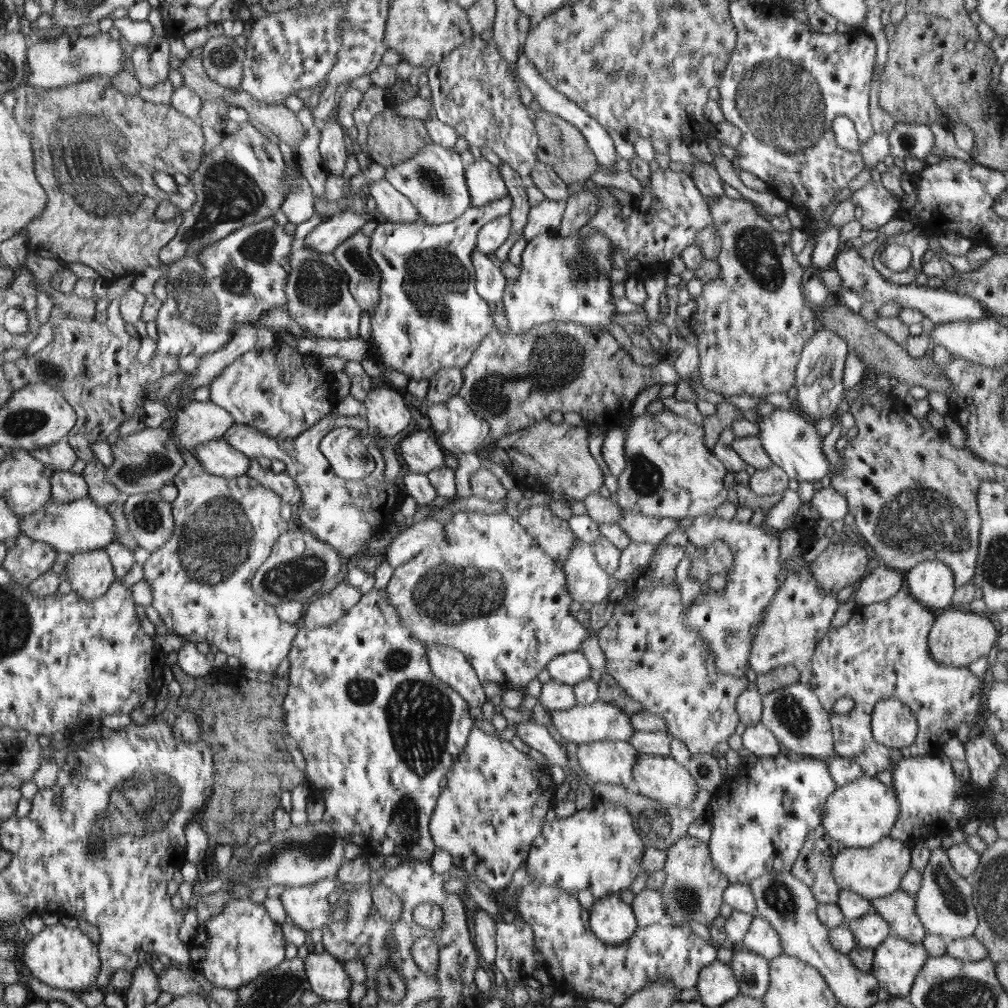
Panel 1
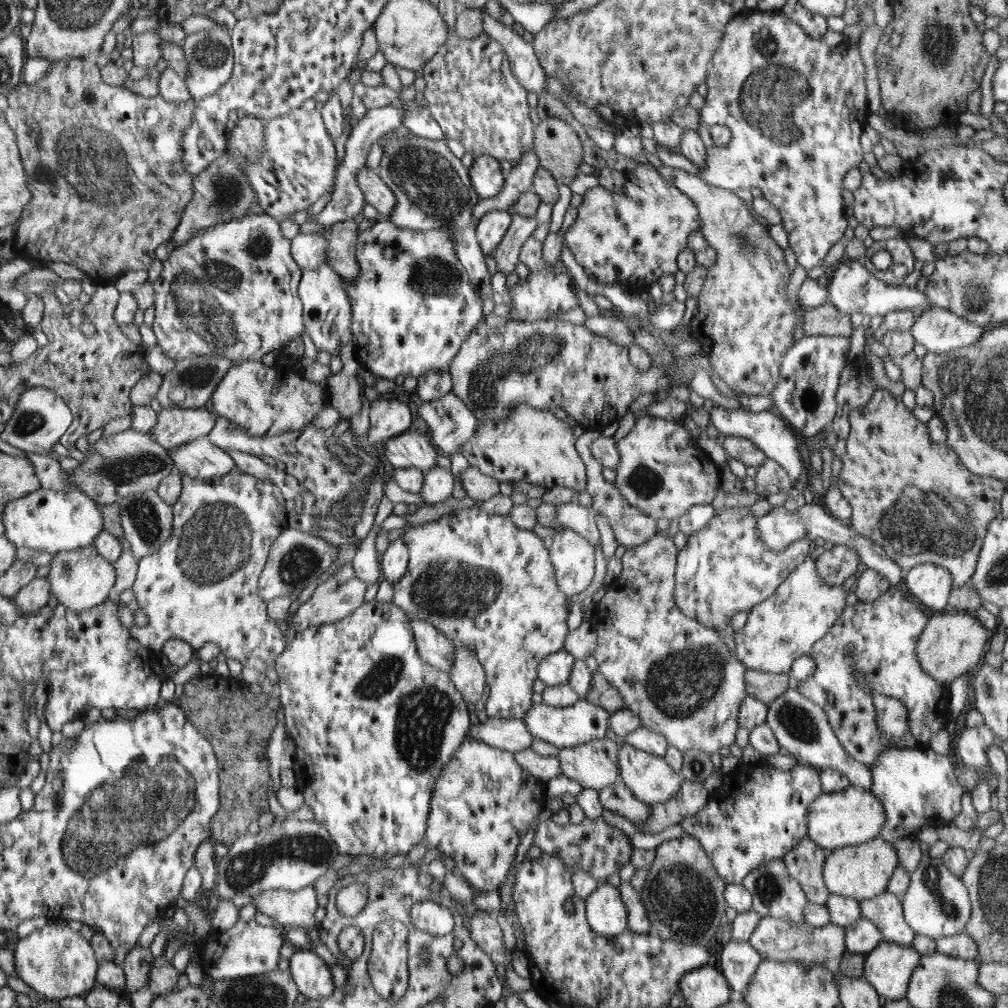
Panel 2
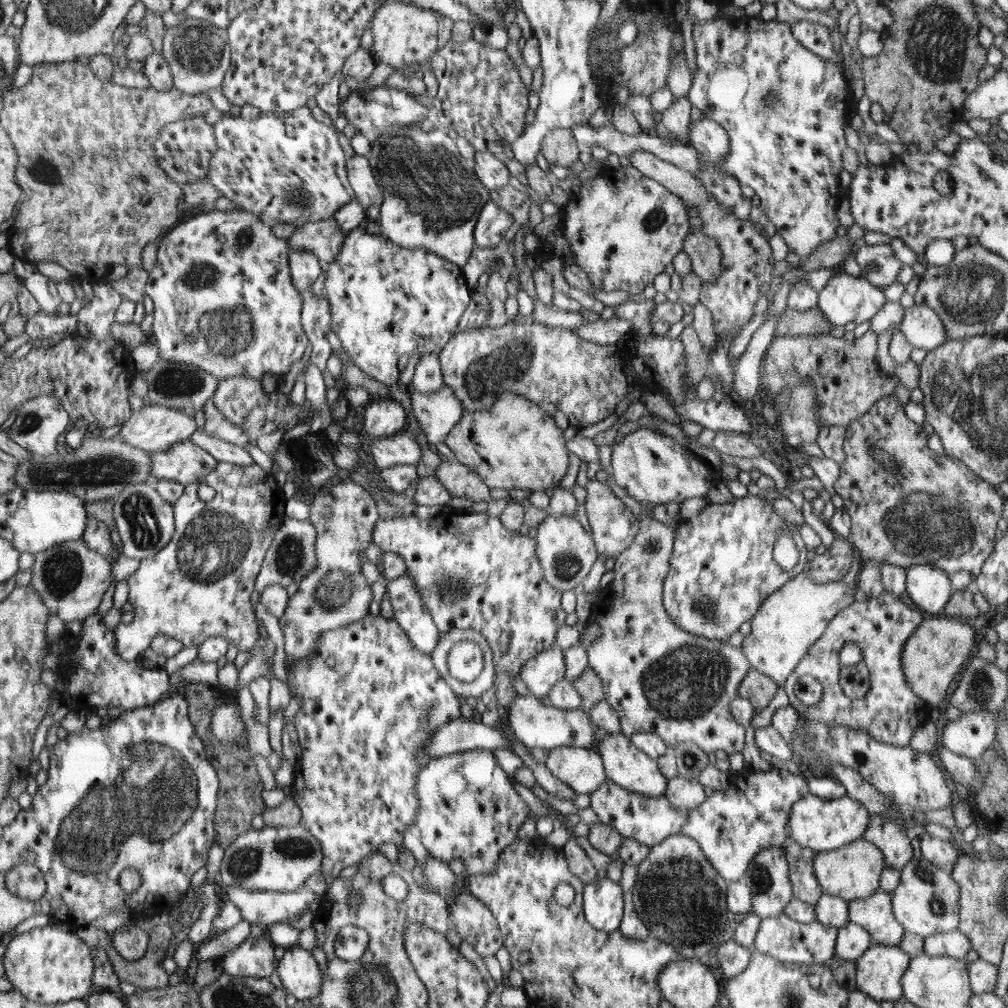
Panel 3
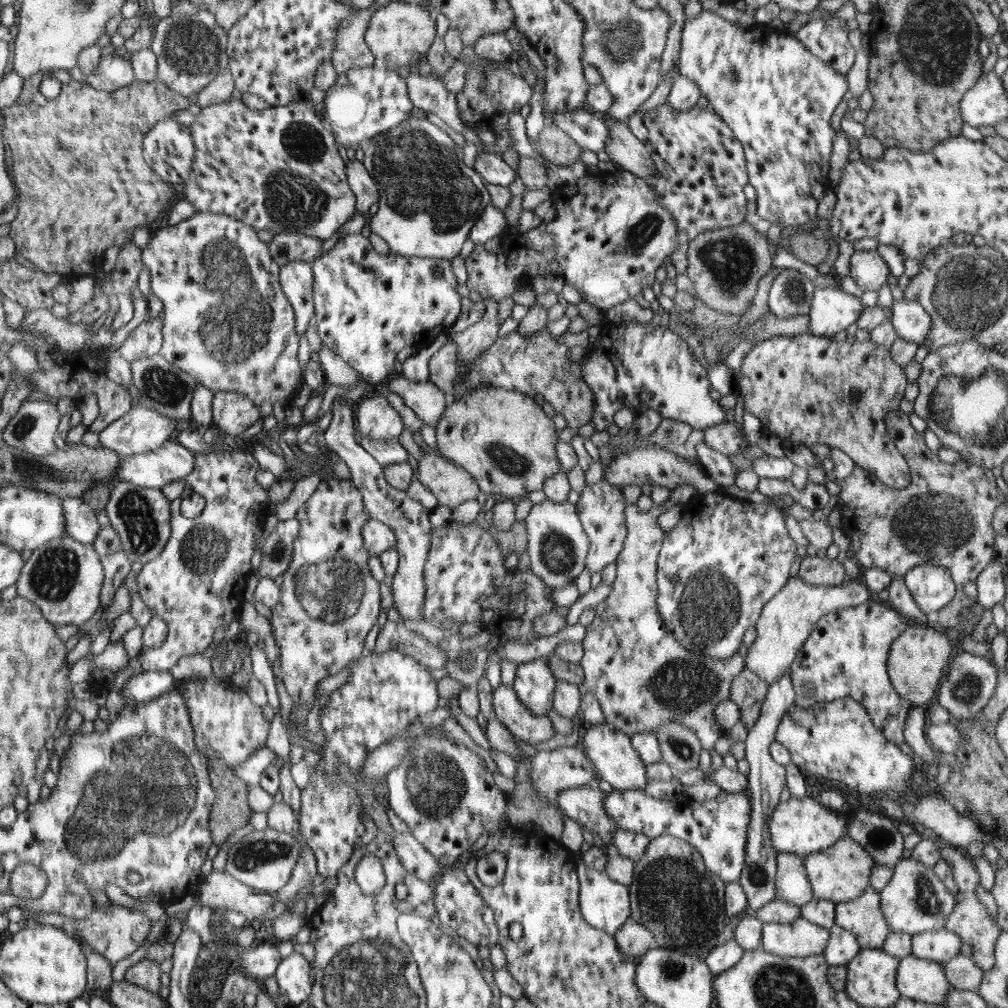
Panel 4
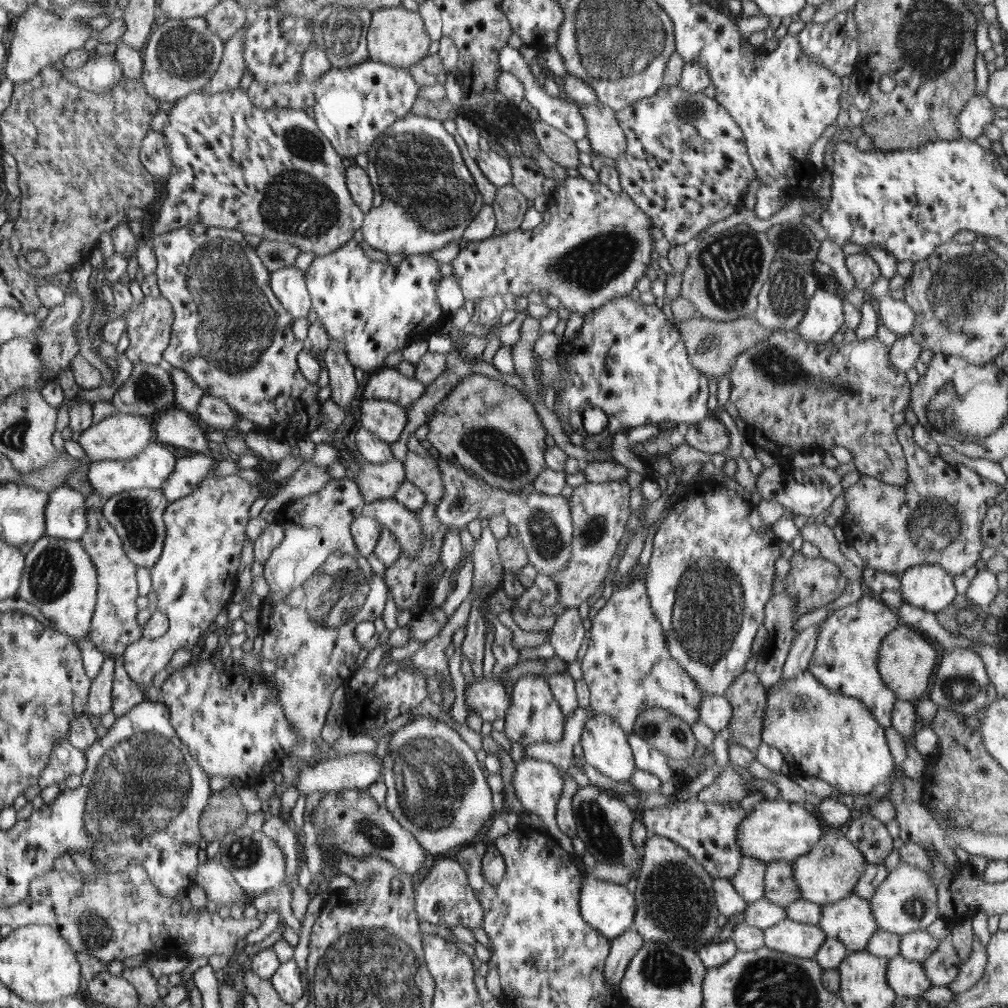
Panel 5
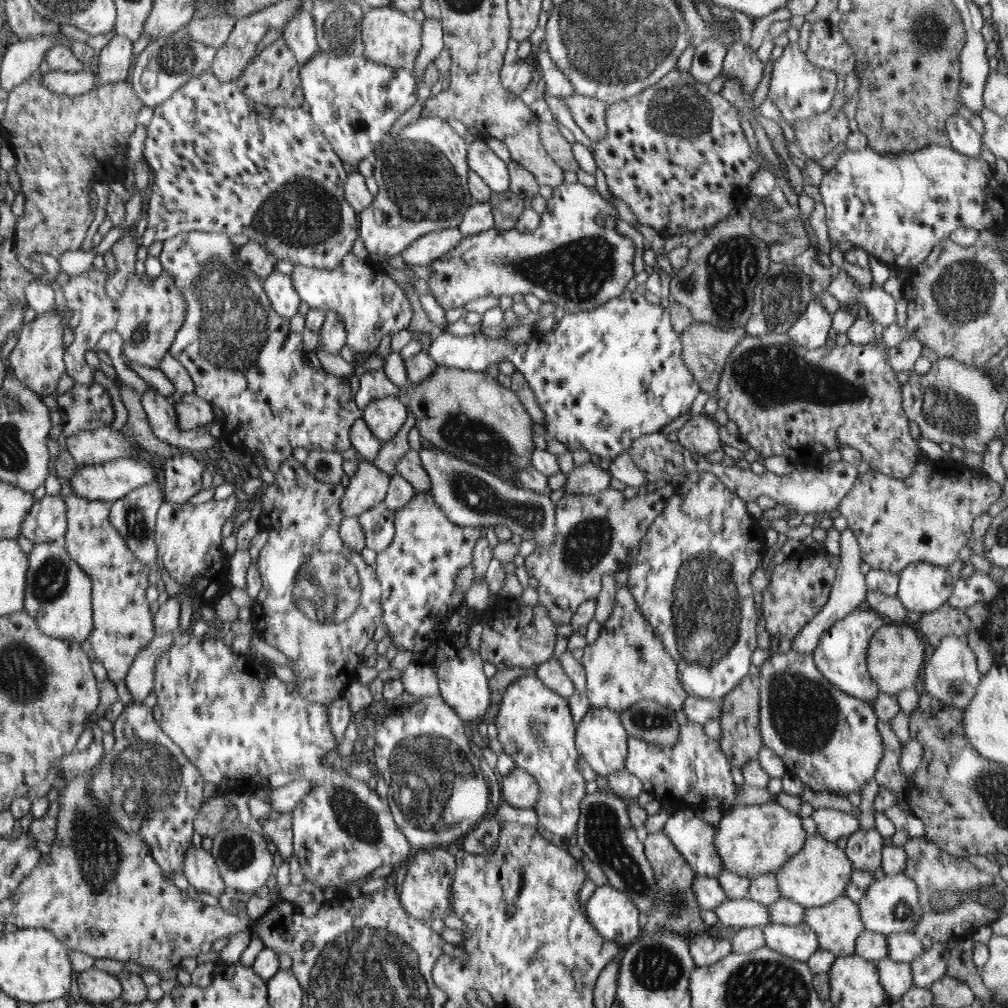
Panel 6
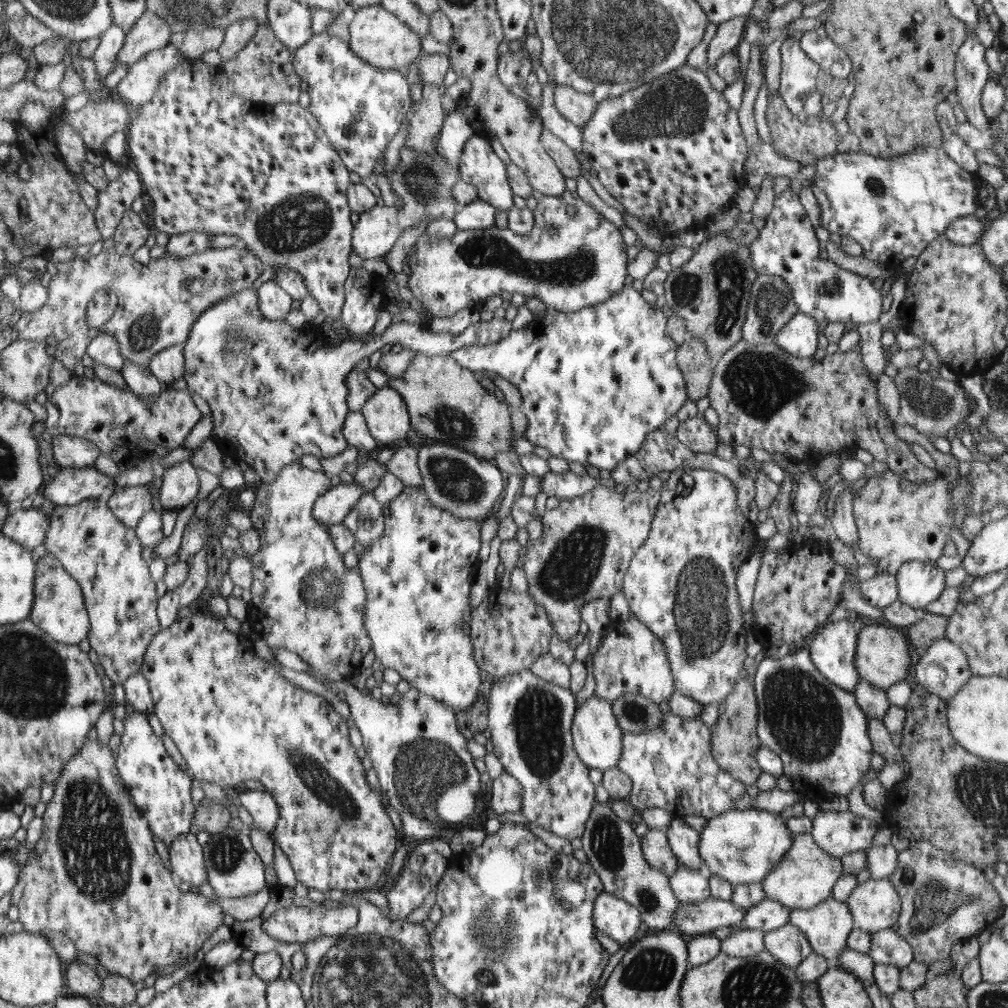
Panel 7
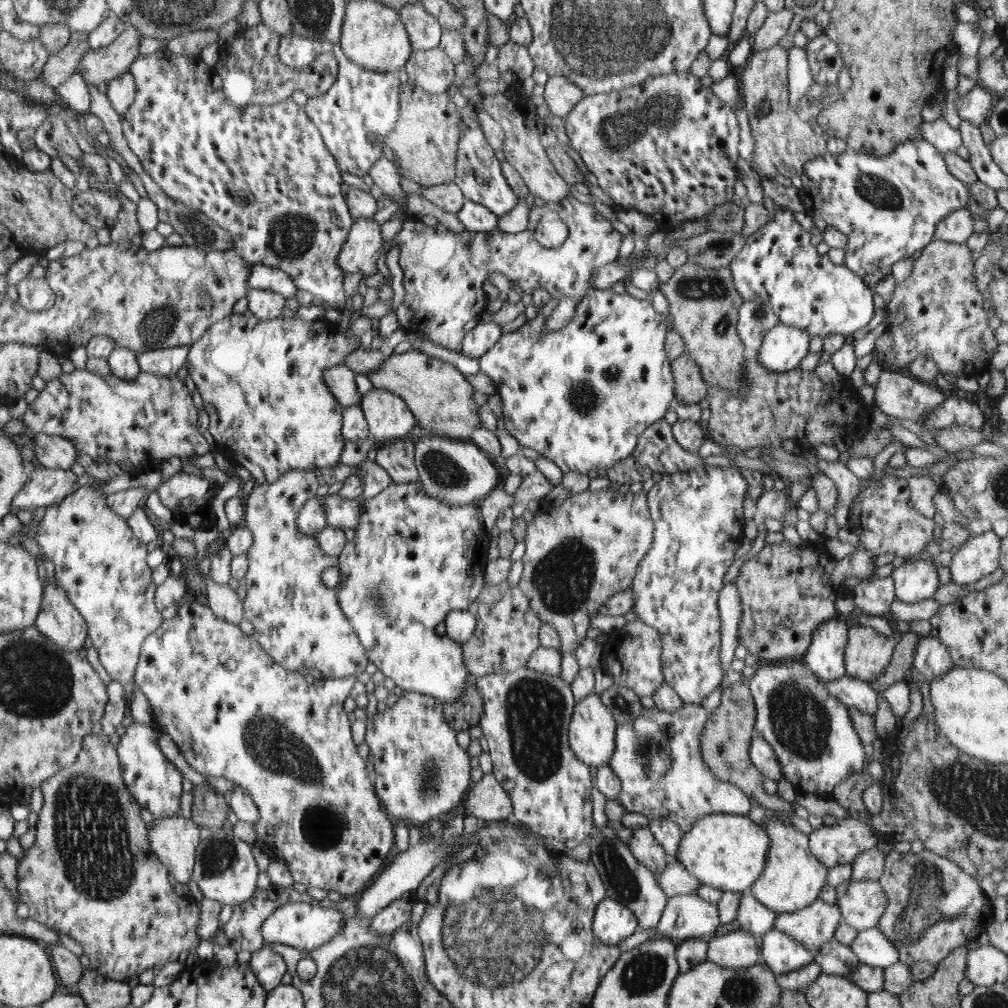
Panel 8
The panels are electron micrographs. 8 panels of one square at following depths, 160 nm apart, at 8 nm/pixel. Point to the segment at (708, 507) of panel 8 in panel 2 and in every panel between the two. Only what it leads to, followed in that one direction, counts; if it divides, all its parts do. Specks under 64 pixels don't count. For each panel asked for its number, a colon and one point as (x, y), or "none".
2: (724, 568)
3: (721, 569)
4: (730, 556)
5: (711, 572)
6: (691, 578)
7: (681, 584)

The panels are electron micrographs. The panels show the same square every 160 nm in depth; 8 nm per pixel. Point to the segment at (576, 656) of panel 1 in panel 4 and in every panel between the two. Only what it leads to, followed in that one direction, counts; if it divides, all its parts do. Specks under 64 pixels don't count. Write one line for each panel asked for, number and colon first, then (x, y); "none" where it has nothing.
2: (556, 669)
3: (540, 674)
4: (534, 683)

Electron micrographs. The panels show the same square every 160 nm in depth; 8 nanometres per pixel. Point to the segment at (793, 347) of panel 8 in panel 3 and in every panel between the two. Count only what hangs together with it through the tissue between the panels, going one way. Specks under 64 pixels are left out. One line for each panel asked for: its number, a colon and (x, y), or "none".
3: (846, 298)
4: (832, 309)
5: (824, 317)
6: (811, 330)
7: (799, 337)

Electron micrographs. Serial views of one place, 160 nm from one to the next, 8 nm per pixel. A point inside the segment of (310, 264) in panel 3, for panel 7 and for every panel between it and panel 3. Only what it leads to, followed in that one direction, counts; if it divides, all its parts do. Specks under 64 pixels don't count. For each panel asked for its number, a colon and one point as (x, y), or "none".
4: (296, 278)
5: (289, 284)
6: (285, 300)
7: (274, 301)

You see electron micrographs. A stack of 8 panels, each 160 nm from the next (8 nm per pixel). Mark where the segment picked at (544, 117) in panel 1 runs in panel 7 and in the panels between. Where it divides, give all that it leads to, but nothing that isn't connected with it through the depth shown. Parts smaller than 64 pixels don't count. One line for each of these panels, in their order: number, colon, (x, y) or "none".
2: (557, 146)
3: (559, 148)
4: (556, 146)
5: (561, 149)
6: (557, 147)
7: (564, 158)

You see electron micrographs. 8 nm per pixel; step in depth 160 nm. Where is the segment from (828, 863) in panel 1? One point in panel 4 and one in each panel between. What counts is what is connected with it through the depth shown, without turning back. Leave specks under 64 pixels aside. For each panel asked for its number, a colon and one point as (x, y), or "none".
2: (805, 862)
3: (800, 859)
4: (792, 883)

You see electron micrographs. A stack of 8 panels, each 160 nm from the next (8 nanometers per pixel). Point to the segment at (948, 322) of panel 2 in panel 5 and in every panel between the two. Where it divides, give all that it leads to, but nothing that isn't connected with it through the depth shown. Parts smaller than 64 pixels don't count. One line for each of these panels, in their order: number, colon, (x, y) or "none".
3: (923, 328)
4: (911, 321)
5: (898, 316)

